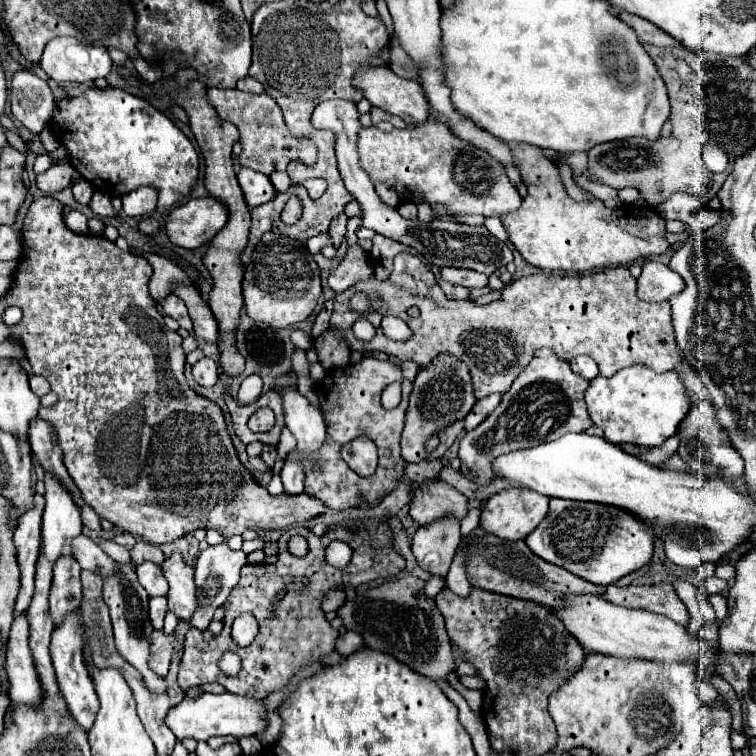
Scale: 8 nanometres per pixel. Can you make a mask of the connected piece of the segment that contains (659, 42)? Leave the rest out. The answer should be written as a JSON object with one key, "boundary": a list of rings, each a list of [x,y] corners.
{"boundary":[[[619,12],[617,14],[627,26],[631,26],[639,38],[641,44],[655,44],[655,46],[679,46],[677,40],[669,38],[669,34],[665,34],[663,30],[659,30],[655,24],[641,20],[639,16],[633,16],[629,12]]]}

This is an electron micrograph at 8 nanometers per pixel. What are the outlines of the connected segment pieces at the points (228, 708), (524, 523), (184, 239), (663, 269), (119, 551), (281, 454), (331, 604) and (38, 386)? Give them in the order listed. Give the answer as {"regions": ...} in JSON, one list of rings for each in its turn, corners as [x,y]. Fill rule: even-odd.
{"regions":[[[[205,692],[195,700],[183,700],[175,708],[169,710],[165,724],[171,728],[171,732],[177,736],[177,740],[183,738],[195,738],[195,740],[207,740],[209,736],[255,736],[263,730],[267,730],[269,722],[265,718],[265,700],[241,696],[233,692]]],[[[507,488],[507,490],[501,490],[487,500],[487,504],[481,510],[481,522],[479,524],[489,534],[495,534],[503,540],[523,540],[545,518],[547,504],[549,504],[549,498],[541,496],[539,492],[533,492],[529,488]]],[[[193,198],[187,204],[173,208],[167,216],[167,236],[175,246],[193,250],[211,242],[227,222],[227,206],[213,198]]],[[[645,262],[637,278],[637,296],[645,302],[665,302],[685,288],[683,278],[661,262]]],[[[105,540],[105,542],[101,542],[99,544],[111,558],[119,558],[119,560],[125,560],[125,562],[131,562],[131,554],[123,548],[123,546],[119,546],[119,544],[115,544],[113,540]]],[[[285,426],[282,429],[280,435],[280,442],[277,446],[277,460],[275,462],[274,467],[272,468],[273,474],[275,474],[275,472],[277,472],[277,474],[280,474],[285,459],[287,457],[287,454],[291,450],[293,450],[295,446],[296,446],[296,440],[291,434],[291,432],[288,430],[288,428]]],[[[330,590],[329,594],[324,598],[321,607],[325,613],[330,611],[336,611],[345,602],[346,594],[345,590]]],[[[31,376],[29,378],[29,384],[31,384],[31,390],[37,394],[37,396],[43,396],[49,392],[49,382],[43,378],[43,376]]]]}

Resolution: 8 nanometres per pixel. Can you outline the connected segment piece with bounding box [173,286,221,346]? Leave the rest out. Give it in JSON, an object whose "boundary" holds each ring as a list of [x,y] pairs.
{"boundary":[[[177,286],[173,290],[173,294],[177,294],[179,298],[183,298],[183,302],[187,304],[189,308],[189,314],[191,314],[191,320],[193,320],[193,332],[199,340],[205,340],[205,342],[211,342],[211,344],[219,344],[219,326],[217,326],[217,320],[211,312],[211,308],[203,302],[203,296],[197,288],[193,286]]]}

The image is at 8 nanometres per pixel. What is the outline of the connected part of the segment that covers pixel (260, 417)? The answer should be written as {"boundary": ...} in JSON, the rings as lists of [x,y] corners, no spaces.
{"boundary":[[[257,410],[251,418],[249,418],[249,428],[253,432],[263,432],[269,430],[275,424],[275,416],[269,410]]]}

